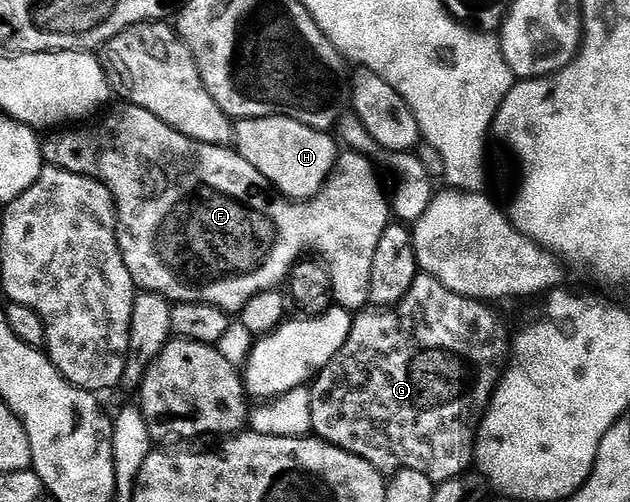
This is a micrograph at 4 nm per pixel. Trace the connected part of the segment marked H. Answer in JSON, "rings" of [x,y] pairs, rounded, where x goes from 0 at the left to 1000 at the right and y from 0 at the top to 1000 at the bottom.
{"rings":[[[437,229],[435,233],[416,233],[414,237],[383,237],[371,253],[371,293],[381,303],[416,353],[422,353],[432,365],[433,375],[449,394],[459,400],[495,400],[508,386],[516,365],[521,363],[521,351],[533,335],[533,313],[537,295],[527,279],[529,271],[517,261],[506,261],[492,249],[479,249],[465,237],[456,237],[451,229]]]}

